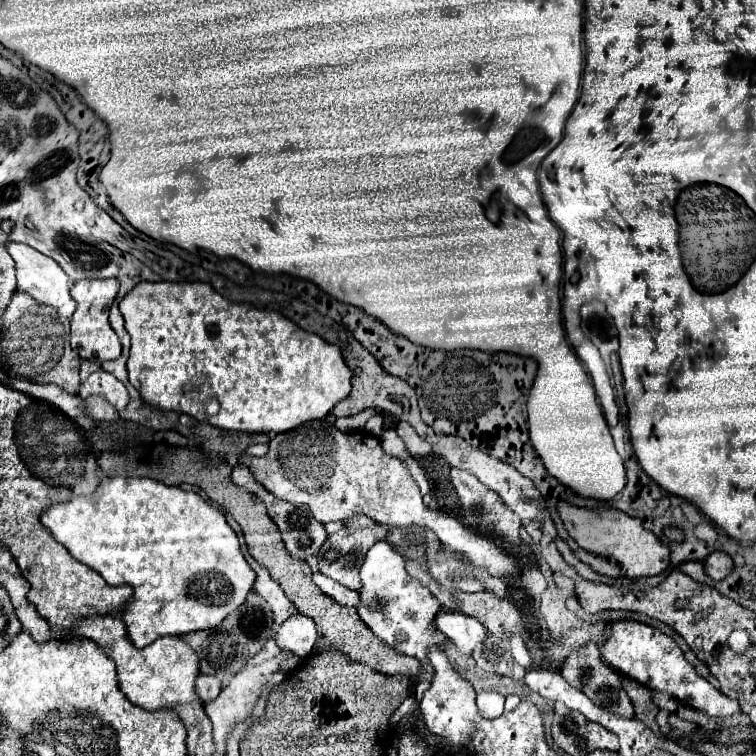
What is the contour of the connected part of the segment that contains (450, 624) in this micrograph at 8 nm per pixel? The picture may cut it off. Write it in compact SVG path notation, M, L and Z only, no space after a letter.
M440 611L434 617L434 625L440 633L444 633L456 647L458 651L462 651L464 655L472 655L474 647L480 645L486 639L486 629L484 625L474 619L468 617L464 613L456 613L456 611Z

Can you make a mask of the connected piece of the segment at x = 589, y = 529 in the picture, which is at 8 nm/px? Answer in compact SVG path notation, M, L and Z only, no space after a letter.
M560 503L558 513L568 529L570 537L586 551L616 559L622 571L628 577L660 575L670 565L670 549L648 529L642 527L642 521L626 515L618 509L584 509L570 503Z

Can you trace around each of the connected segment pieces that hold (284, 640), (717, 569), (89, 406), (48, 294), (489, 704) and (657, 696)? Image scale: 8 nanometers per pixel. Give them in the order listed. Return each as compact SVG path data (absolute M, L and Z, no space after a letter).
M292 613L292 617L288 617L288 621L284 621L284 625L280 625L276 631L278 647L298 657L306 657L312 653L316 637L318 635L314 621L300 613Z
M714 551L714 553L708 555L706 561L704 561L704 569L706 569L706 573L708 573L714 581L720 581L720 579L728 577L728 573L732 573L732 565L734 565L734 561L732 561L730 555L724 553L724 551Z
M88 397L88 399L84 399L84 403L86 403L86 413L92 419L108 419L108 421L118 419L116 407L108 405L108 401L104 401L104 397Z
M8 243L8 253L12 255L12 259L16 261L16 279L18 279L18 289L26 291L32 299L36 299L38 303L50 305L54 309L58 309L60 315L64 317L72 317L76 311L76 301L70 297L70 287L72 281L68 279L68 275L64 273L64 269L50 257L42 255L40 251L24 245L24 243Z
M486 691L478 693L476 703L478 703L478 713L484 719L494 719L494 717L500 717L500 713L504 713L504 705L500 701L500 695L496 695L492 691L490 693L486 693Z
M652 693L652 701L658 705L658 707L662 707L662 709L666 709L666 711L670 711L670 713L674 713L676 709L678 709L678 701L672 697L672 695L668 695L668 693Z

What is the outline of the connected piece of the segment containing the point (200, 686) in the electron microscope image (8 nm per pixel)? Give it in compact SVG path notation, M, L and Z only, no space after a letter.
M198 675L196 683L194 683L194 689L196 689L196 695L204 703L208 703L208 701L218 697L218 693L222 689L222 683L216 677L212 677L212 675Z

